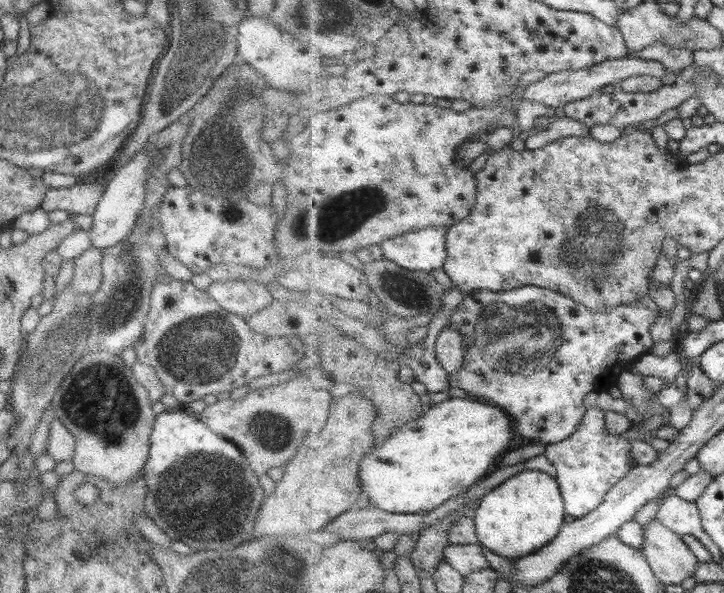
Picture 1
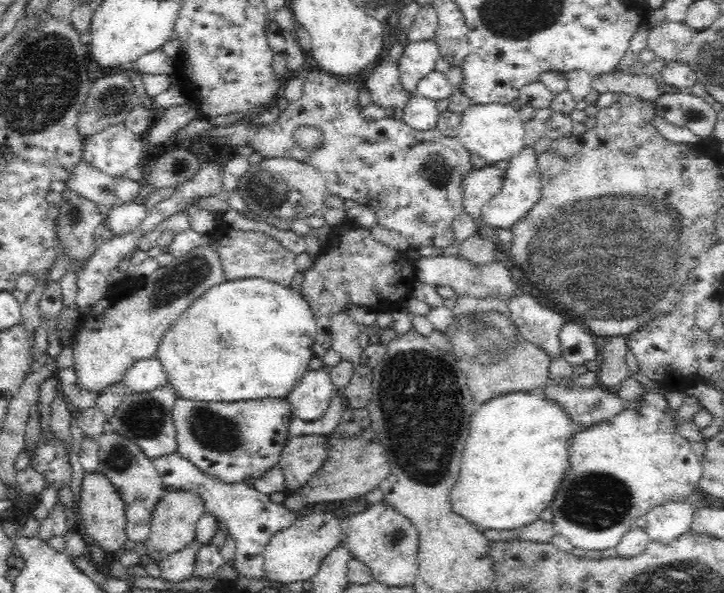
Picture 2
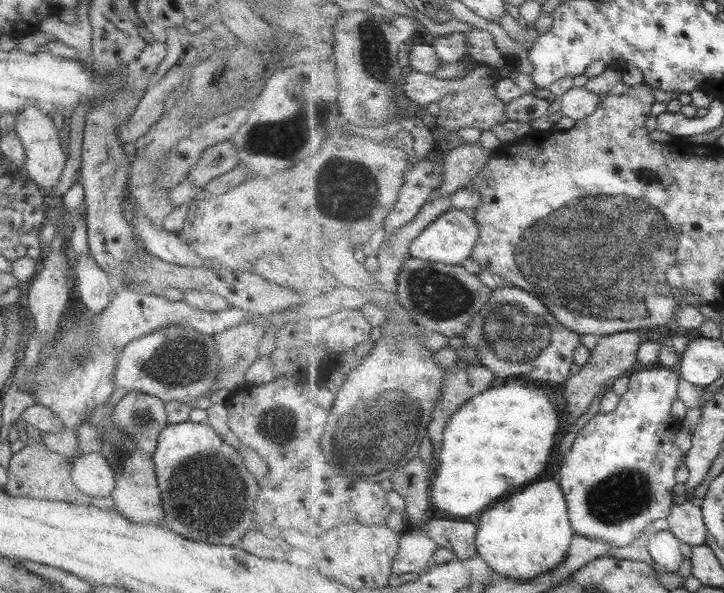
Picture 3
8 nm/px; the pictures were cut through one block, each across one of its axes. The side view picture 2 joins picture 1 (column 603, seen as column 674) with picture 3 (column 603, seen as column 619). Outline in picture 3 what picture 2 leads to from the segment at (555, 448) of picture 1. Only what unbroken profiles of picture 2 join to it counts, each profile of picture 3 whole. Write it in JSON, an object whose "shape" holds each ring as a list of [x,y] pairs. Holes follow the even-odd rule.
{"shape":[[[643,367],[641,371],[634,372],[630,375],[629,389],[624,393],[620,399],[619,407],[611,413],[598,412],[577,434],[577,440],[574,440],[575,448],[569,452],[569,456],[565,456],[565,462],[561,466],[561,484],[563,484],[563,492],[565,493],[568,508],[570,512],[570,519],[575,529],[575,533],[580,536],[585,536],[591,539],[599,539],[600,542],[609,544],[611,547],[625,547],[631,544],[633,540],[637,539],[643,530],[659,520],[659,518],[666,519],[671,512],[673,504],[673,488],[677,486],[677,470],[679,466],[686,465],[687,454],[676,444],[673,440],[673,434],[677,432],[679,421],[673,416],[672,409],[674,402],[678,400],[679,395],[679,380],[681,376],[678,370],[673,368],[647,368]]]}

